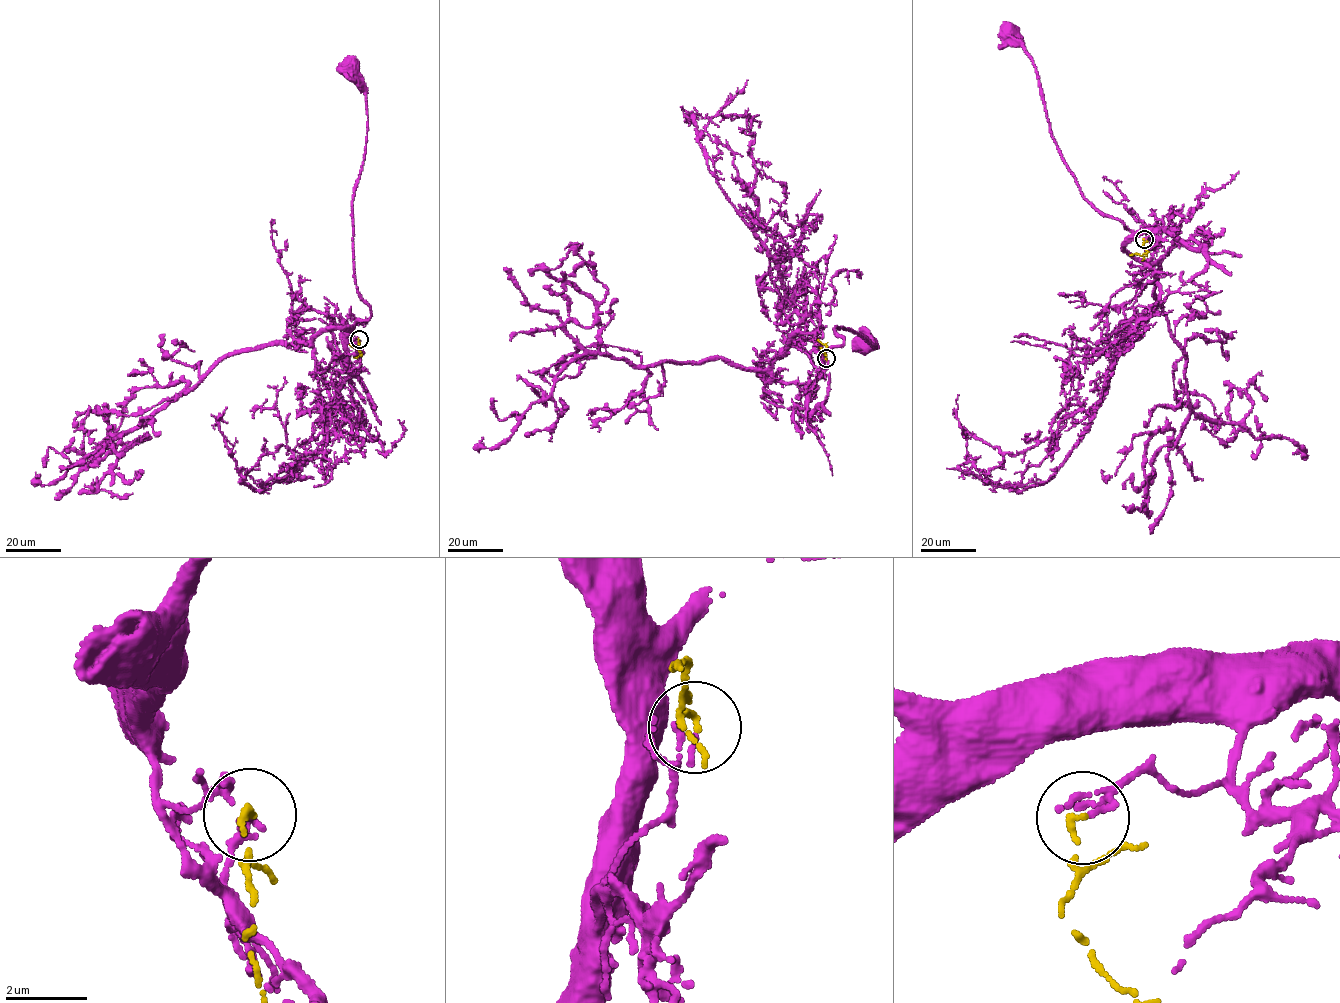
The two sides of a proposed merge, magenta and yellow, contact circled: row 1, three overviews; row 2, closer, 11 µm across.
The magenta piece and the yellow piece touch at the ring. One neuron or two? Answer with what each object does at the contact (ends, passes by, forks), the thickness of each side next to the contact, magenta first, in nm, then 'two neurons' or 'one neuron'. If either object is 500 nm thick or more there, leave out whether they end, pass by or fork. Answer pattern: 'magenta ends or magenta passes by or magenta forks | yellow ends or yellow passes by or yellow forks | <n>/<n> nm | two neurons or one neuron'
magenta ends | yellow ends | 110/130 nm | two neurons

